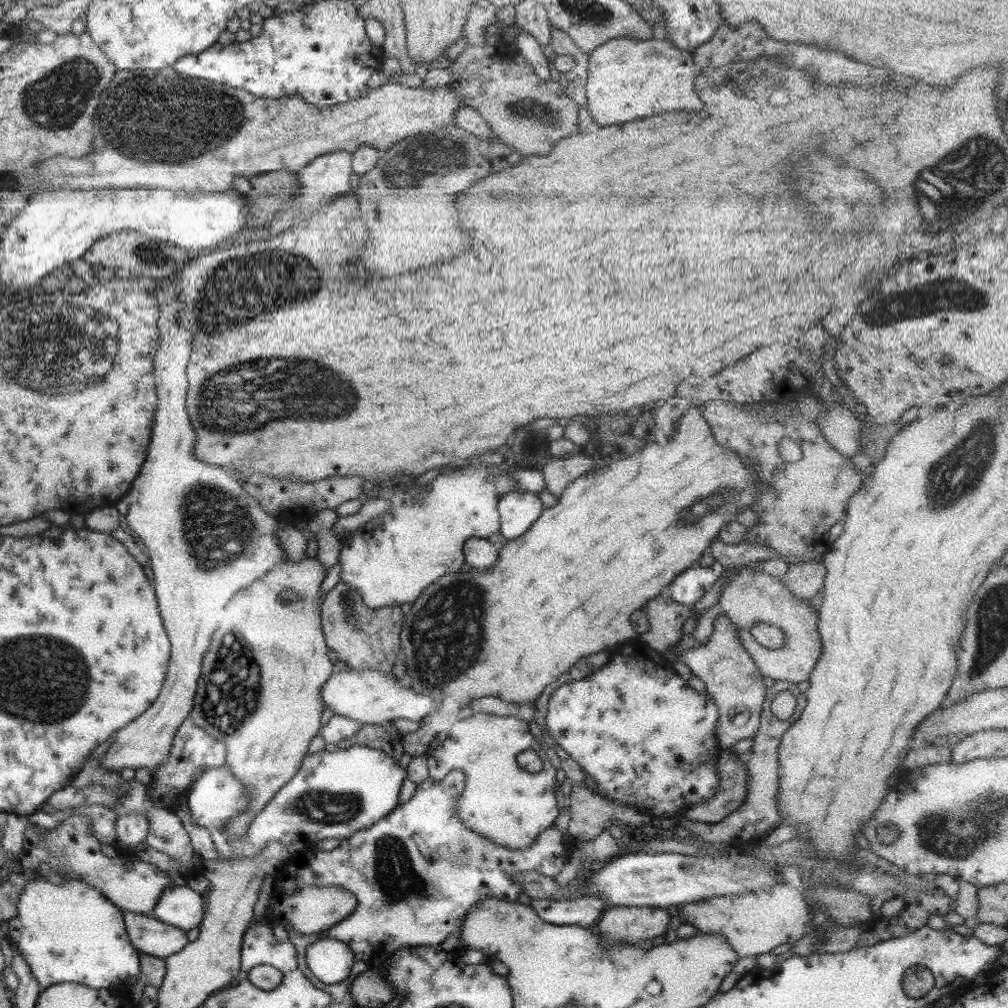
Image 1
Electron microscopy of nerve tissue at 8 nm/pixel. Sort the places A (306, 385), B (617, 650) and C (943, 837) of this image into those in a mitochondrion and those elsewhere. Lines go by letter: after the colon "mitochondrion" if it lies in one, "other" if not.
A: mitochondrion
B: other
C: mitochondrion

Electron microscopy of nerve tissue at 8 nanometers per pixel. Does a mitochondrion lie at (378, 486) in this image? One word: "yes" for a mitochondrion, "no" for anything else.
no

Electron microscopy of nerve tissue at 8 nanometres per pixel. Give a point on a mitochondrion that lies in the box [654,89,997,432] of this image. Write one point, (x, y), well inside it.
(926, 306)

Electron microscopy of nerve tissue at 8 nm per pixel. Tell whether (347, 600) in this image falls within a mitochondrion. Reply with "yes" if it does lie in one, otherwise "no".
yes

